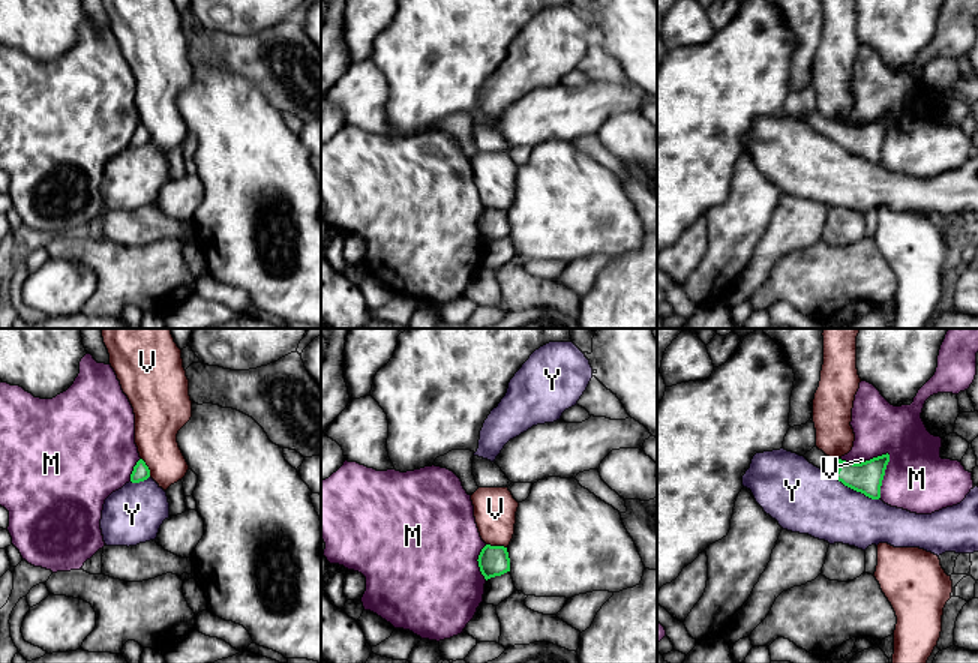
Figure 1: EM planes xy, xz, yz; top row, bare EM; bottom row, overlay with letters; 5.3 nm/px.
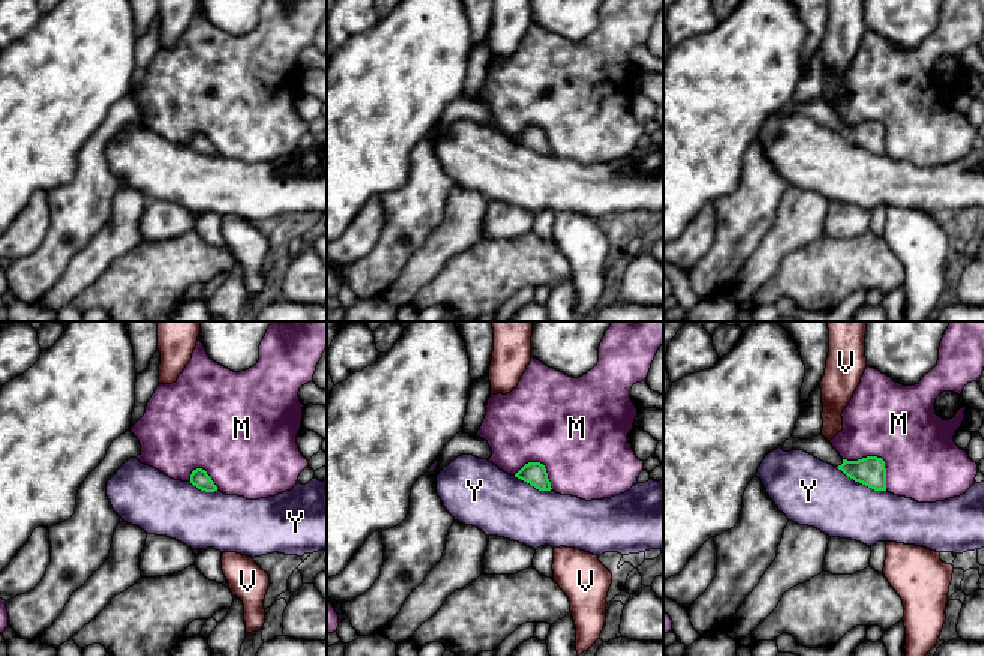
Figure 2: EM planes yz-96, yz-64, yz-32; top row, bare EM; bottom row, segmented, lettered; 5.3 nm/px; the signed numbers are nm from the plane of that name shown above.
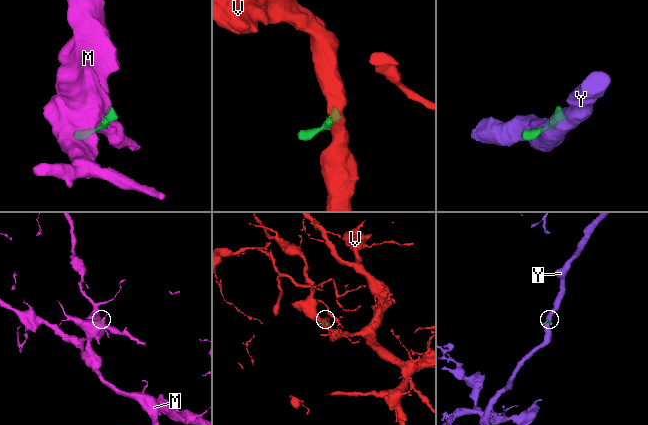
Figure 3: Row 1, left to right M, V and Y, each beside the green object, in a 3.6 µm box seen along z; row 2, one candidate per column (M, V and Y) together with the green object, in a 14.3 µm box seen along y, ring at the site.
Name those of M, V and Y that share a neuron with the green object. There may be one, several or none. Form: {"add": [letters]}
{"add": []}

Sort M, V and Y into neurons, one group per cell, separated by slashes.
M / V / Y

